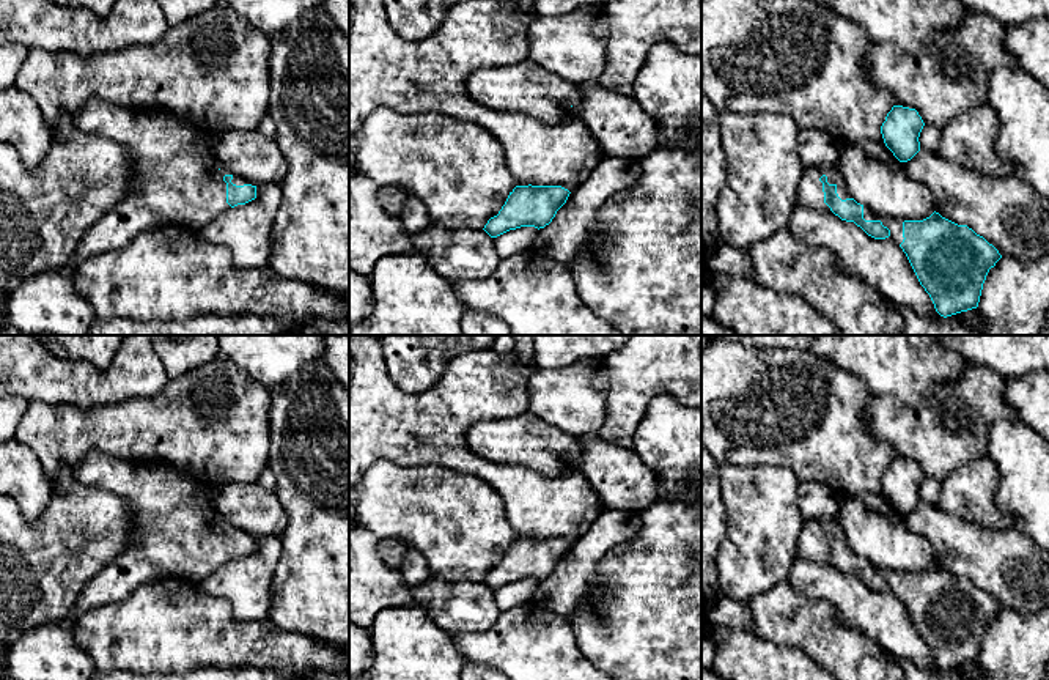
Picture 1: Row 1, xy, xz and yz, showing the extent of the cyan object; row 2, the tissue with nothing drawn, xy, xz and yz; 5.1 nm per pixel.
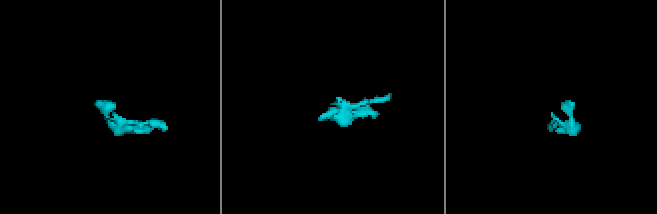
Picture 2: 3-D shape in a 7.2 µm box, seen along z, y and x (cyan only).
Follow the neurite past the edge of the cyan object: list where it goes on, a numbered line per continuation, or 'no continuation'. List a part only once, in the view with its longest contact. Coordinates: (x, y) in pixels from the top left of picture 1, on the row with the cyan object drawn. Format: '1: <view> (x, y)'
1: yz (810, 194)

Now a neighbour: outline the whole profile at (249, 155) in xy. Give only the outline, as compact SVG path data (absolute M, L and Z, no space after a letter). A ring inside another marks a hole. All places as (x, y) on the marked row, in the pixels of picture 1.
M258 131L212 134L211 151L234 173L253 186L282 184L288 164L275 140Z

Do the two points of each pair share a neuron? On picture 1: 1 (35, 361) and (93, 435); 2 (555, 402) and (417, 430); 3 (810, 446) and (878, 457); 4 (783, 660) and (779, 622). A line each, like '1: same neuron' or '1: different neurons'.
1: different neurons
2: different neurons
3: same neuron
4: different neurons

